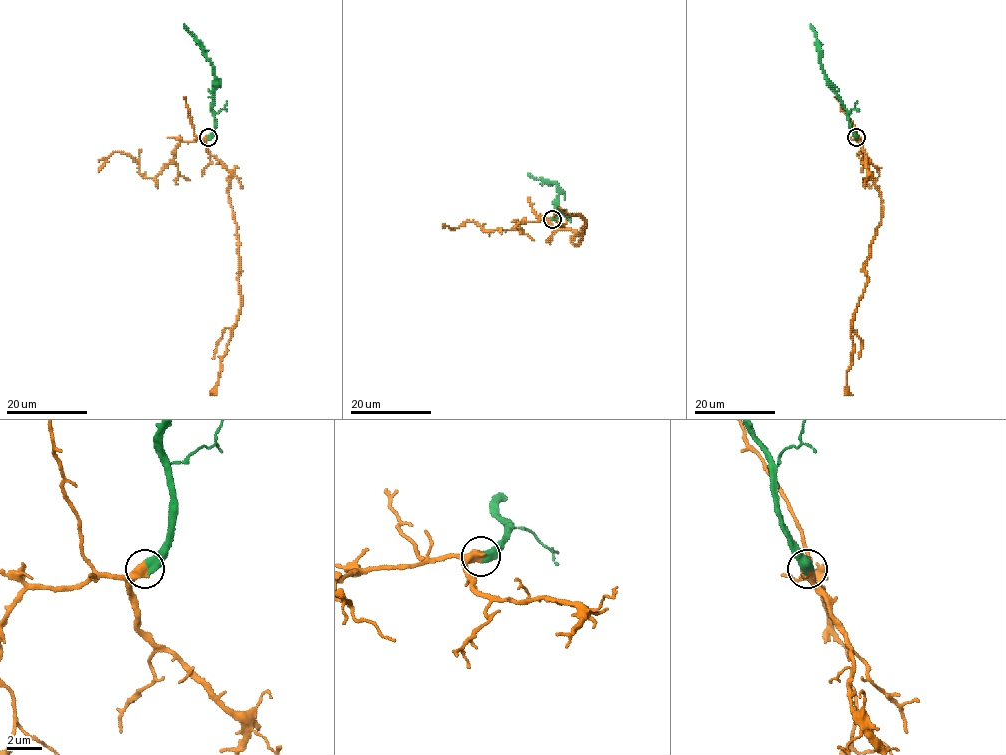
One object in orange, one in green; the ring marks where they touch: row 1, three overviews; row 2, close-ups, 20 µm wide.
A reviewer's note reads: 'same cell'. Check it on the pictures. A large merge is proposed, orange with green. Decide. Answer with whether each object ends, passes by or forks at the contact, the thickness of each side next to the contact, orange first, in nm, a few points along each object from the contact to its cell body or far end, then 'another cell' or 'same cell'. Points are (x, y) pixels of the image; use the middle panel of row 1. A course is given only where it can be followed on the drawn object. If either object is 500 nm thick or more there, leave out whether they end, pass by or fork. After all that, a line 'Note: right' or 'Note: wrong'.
600 nm thick on the orange side, 550 nm on the other; orange runs (553, 219), (550, 225), (570, 228), (575, 231), (573, 242), (580, 242), (584, 219), (564, 210), (554, 216); green runs (553, 219), (559, 212), (557, 185), (527, 174); same cell
Note: right

